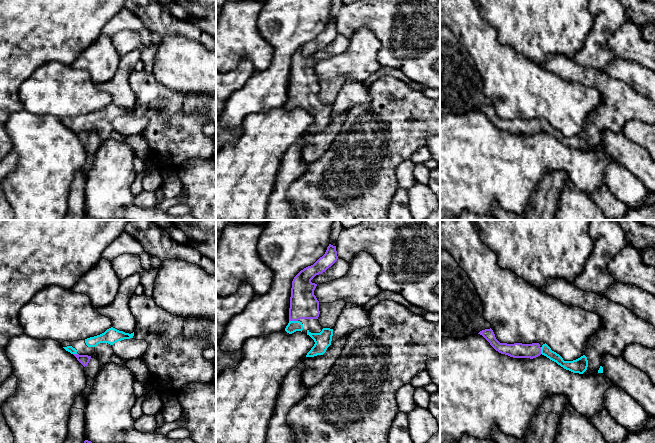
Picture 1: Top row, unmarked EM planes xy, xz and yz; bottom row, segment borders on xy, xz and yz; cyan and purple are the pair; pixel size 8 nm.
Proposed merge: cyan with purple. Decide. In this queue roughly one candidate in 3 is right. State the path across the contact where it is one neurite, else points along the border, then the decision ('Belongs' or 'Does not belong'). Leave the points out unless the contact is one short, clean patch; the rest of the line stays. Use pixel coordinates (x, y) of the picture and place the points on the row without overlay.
Path across: xz (293, 102), (293, 97), (295, 89), (303, 79). Belongs

